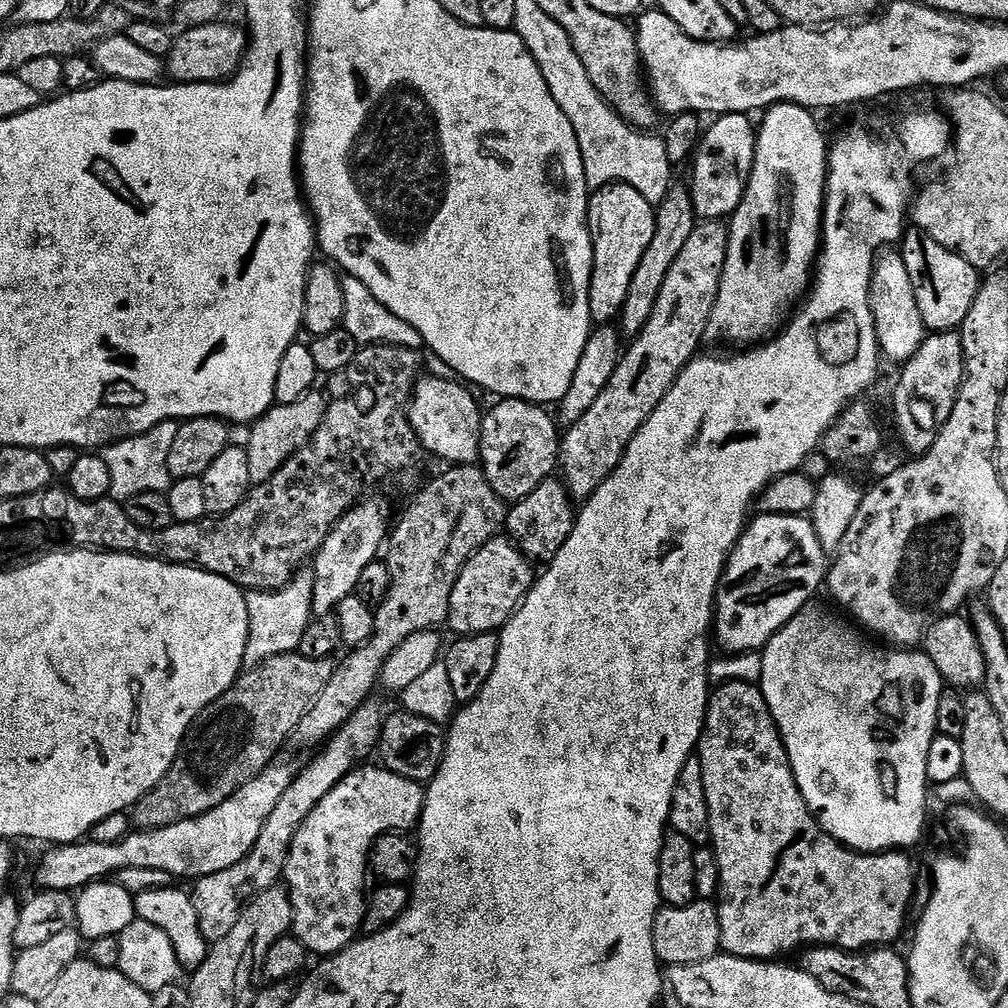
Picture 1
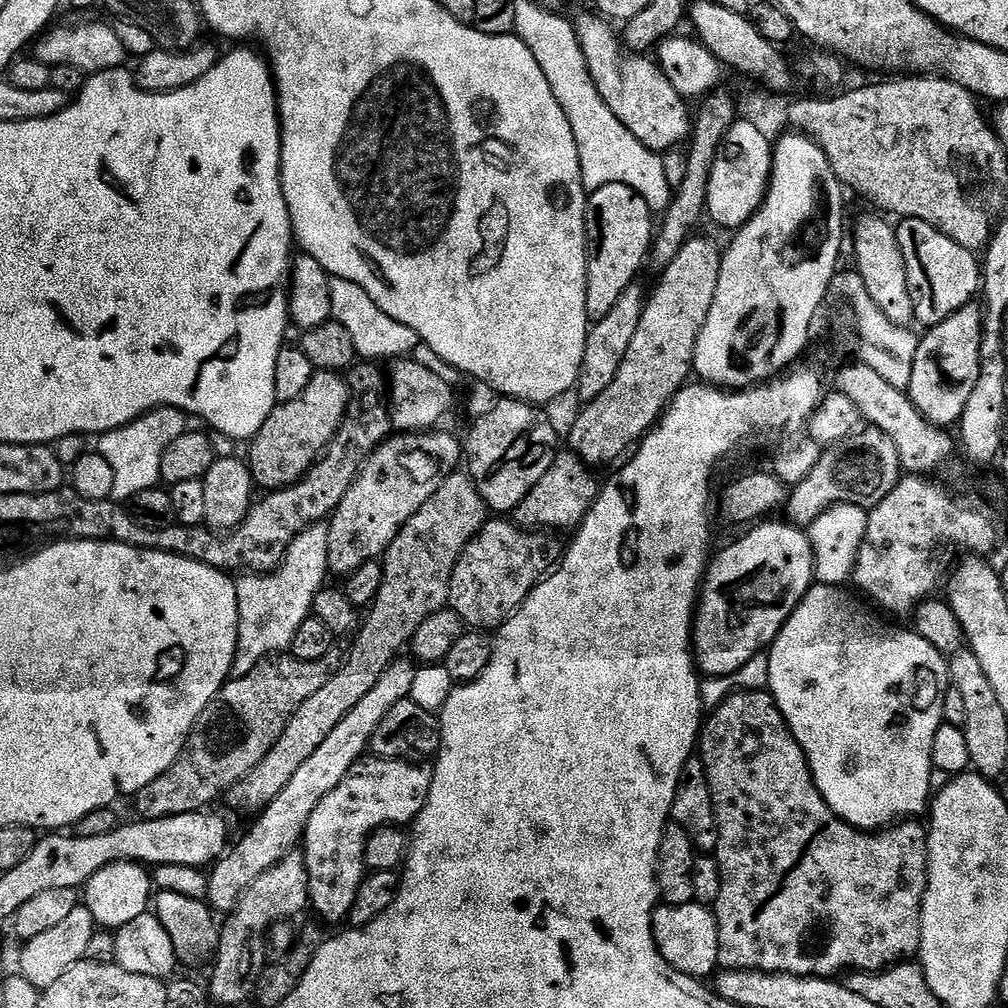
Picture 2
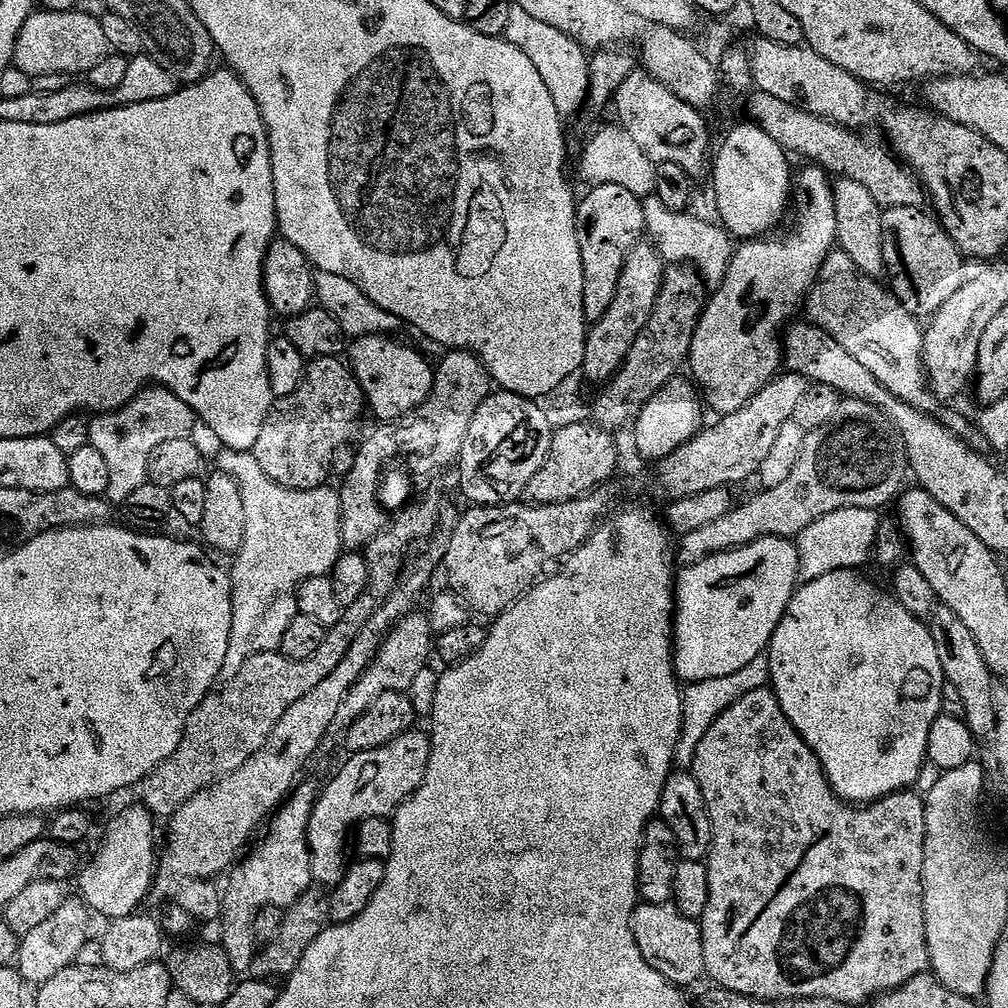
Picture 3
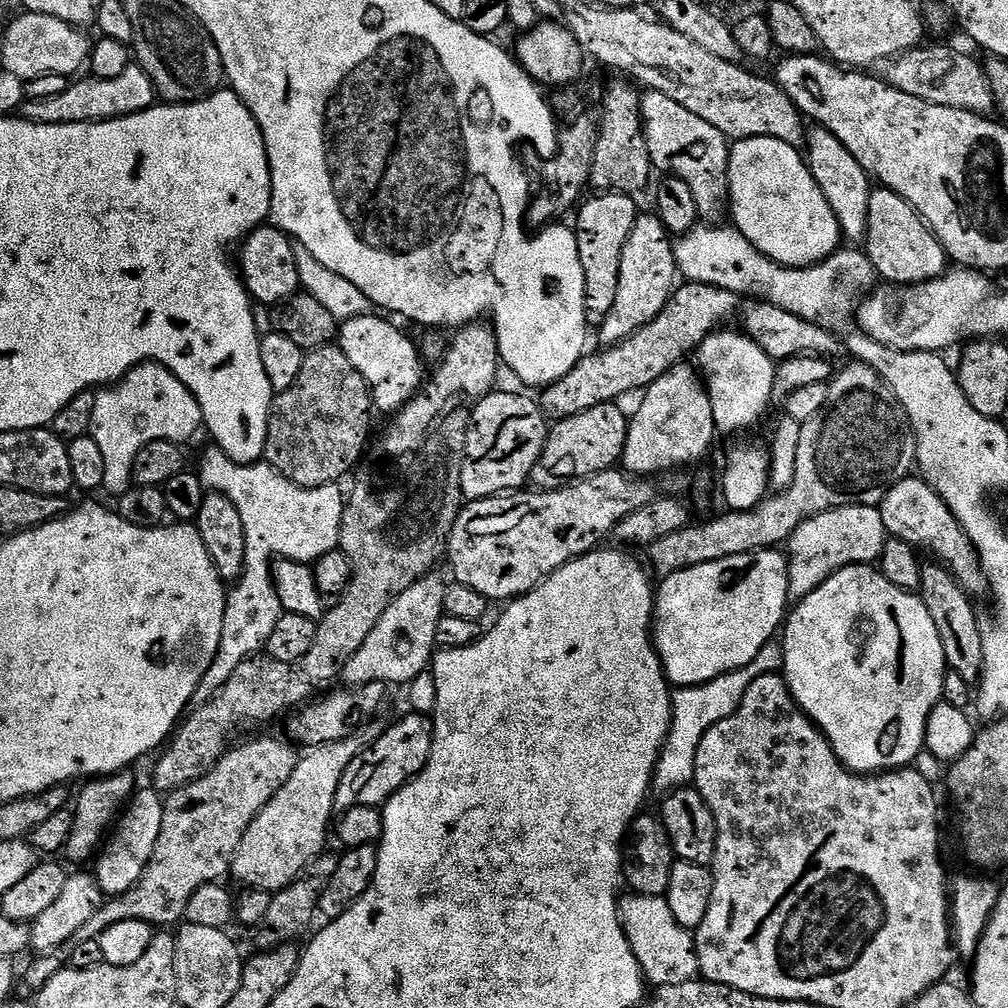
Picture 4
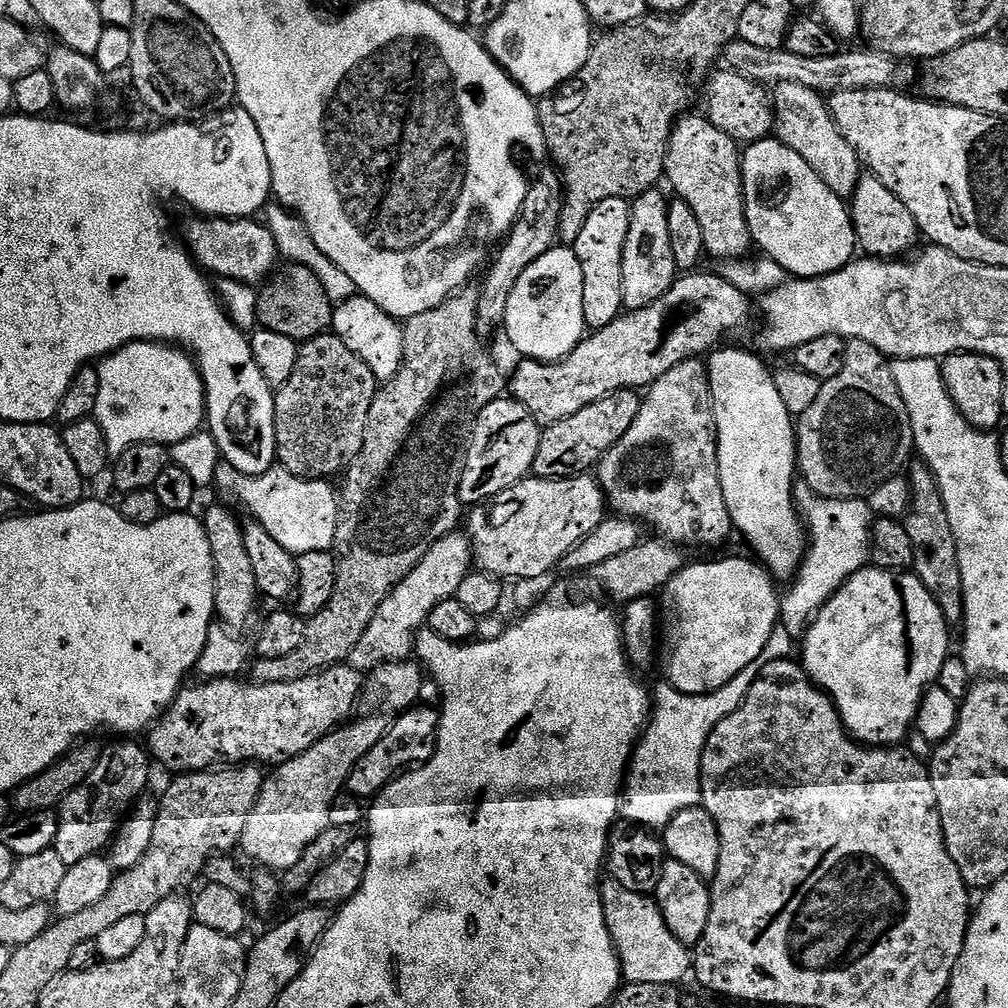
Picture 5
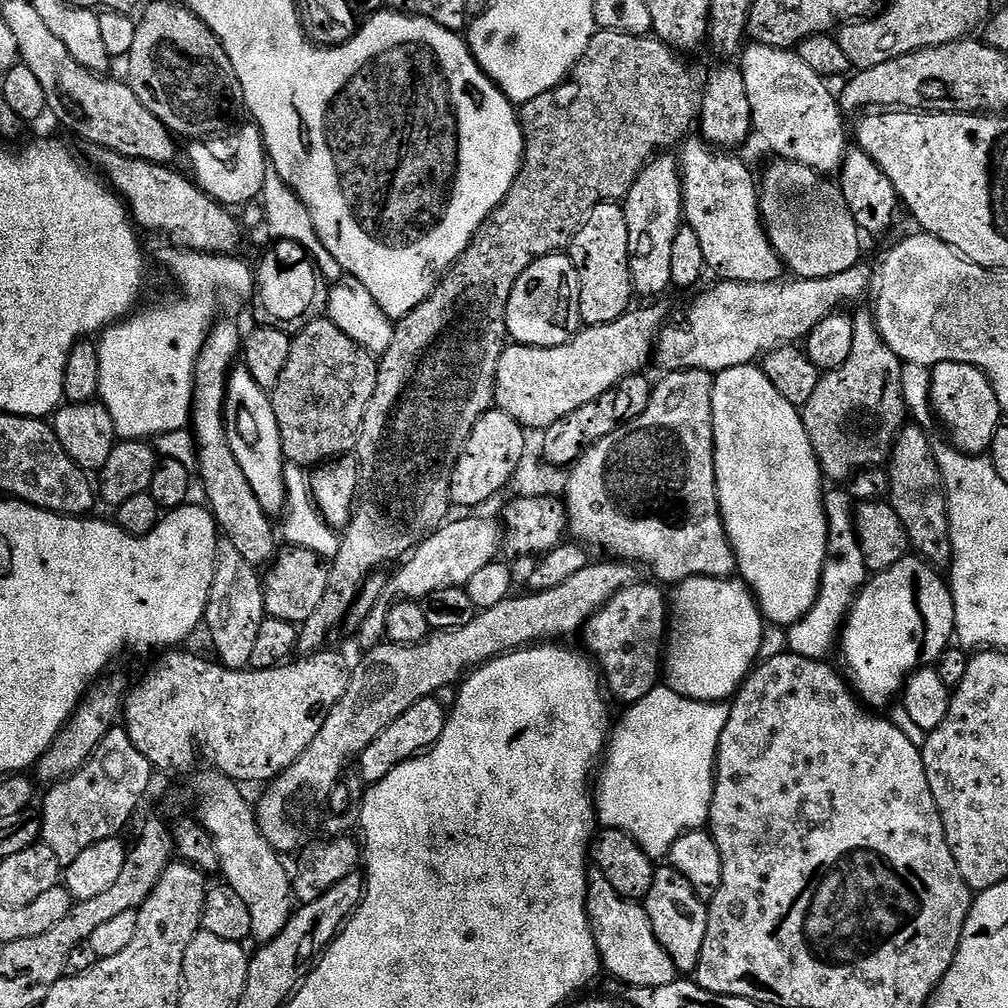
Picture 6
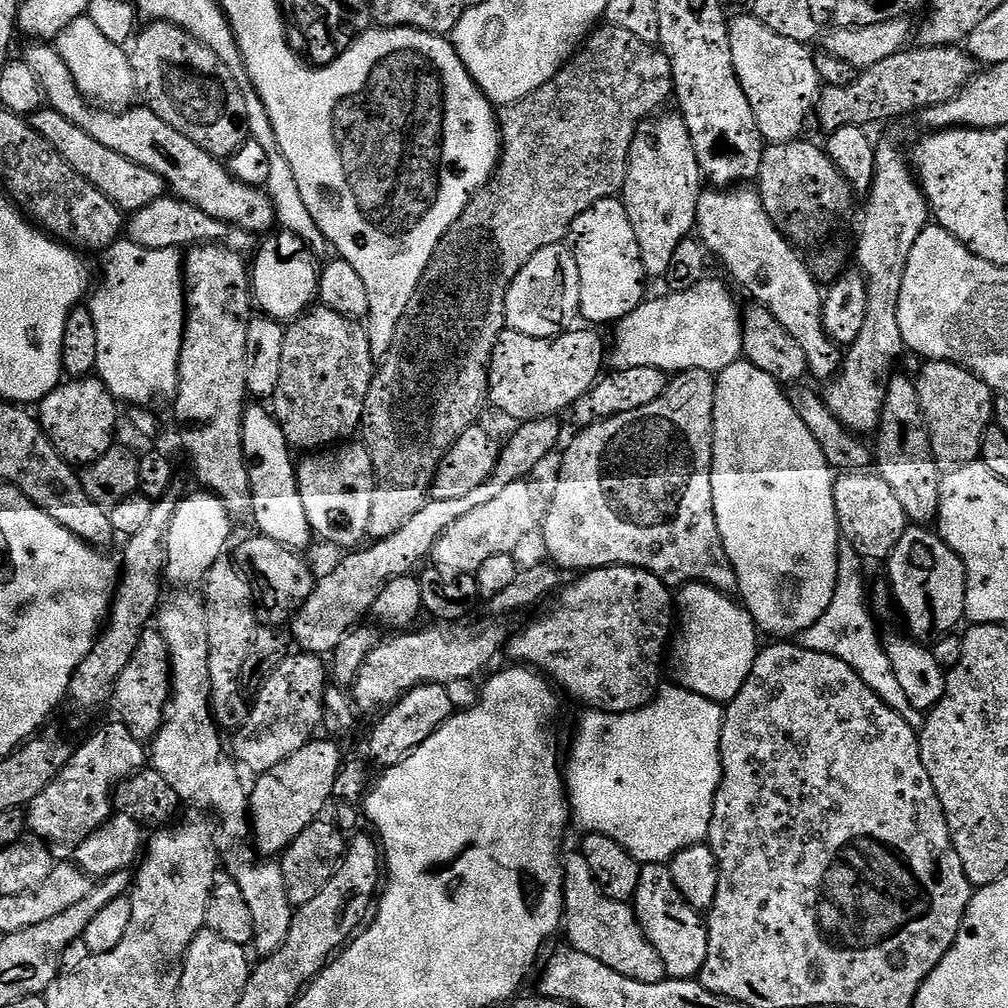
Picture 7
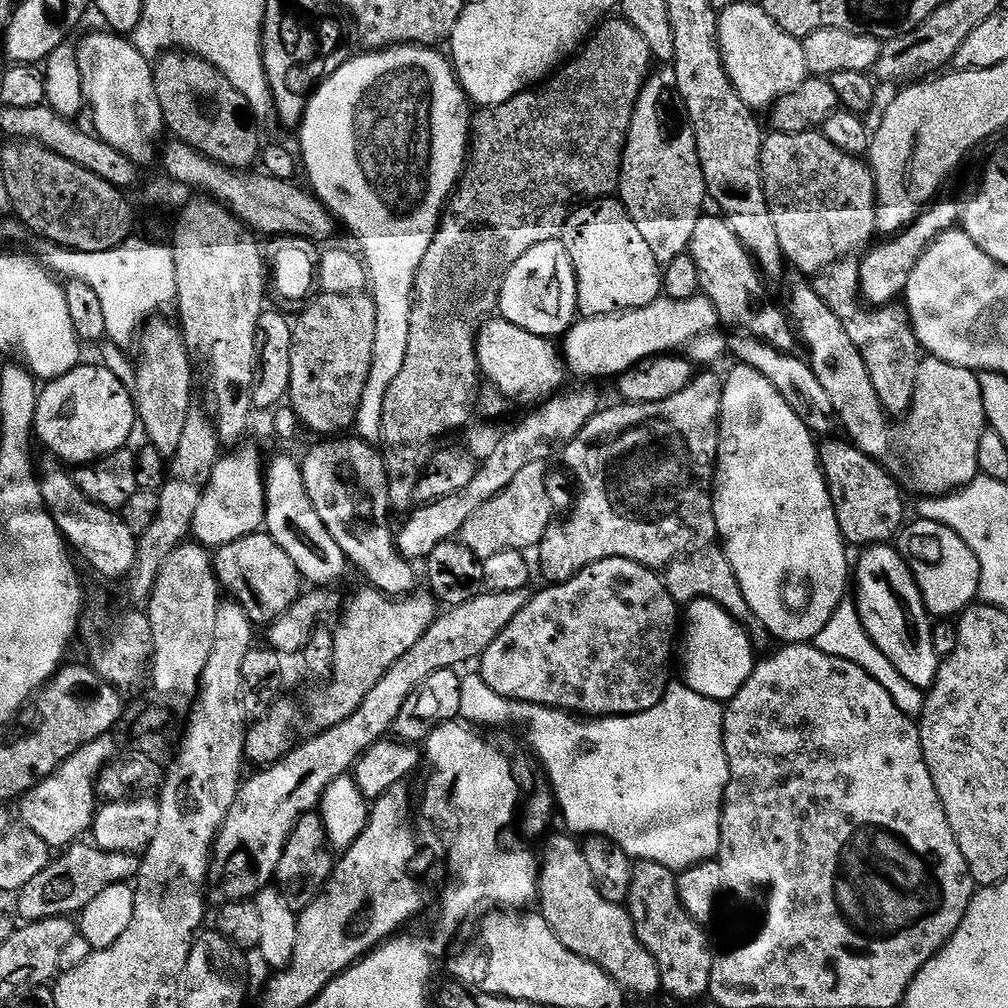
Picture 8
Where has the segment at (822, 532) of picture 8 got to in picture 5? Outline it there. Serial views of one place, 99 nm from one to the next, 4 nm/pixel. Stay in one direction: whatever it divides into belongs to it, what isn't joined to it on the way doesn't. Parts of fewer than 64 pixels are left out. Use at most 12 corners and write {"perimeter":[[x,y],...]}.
{"perimeter":[[752,352],[706,360],[733,529],[777,581],[806,551],[794,417]]}

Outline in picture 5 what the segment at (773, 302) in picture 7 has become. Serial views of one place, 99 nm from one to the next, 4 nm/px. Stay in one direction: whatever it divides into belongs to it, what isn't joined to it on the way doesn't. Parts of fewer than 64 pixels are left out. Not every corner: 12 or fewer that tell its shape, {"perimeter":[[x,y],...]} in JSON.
{"perimeter":[[703,115],[668,139],[664,176],[717,261],[753,251],[741,149]]}

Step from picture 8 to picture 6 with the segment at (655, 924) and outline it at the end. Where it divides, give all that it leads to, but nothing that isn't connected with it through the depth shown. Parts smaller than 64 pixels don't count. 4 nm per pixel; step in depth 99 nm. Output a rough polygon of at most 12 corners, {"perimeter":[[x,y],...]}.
{"perimeter":[[671,866],[642,903],[677,973],[695,973],[708,904]]}

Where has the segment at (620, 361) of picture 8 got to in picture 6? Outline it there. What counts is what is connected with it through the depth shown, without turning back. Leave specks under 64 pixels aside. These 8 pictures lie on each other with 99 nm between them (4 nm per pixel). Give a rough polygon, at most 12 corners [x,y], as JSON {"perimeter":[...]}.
{"perimeter":[[720,280],[661,328],[665,373],[715,374],[803,341],[868,284]]}

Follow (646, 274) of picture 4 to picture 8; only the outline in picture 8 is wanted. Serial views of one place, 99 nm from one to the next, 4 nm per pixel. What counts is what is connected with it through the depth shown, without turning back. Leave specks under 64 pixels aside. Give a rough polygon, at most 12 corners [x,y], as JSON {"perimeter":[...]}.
{"perimeter":[[649,75],[618,199],[661,266],[687,253],[708,200],[676,76]]}

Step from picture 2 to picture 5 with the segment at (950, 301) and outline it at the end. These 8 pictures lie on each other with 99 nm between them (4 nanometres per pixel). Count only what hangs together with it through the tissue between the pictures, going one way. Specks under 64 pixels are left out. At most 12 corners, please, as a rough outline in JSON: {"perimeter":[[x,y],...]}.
{"perimeter":[[874,175],[850,198],[861,253],[904,258],[914,214]]}

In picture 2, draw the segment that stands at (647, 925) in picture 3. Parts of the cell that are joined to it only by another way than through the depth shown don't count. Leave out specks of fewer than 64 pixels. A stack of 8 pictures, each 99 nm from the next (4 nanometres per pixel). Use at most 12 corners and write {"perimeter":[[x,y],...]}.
{"perimeter":[[705,905],[657,907],[652,933],[671,968],[711,977],[718,926]]}

